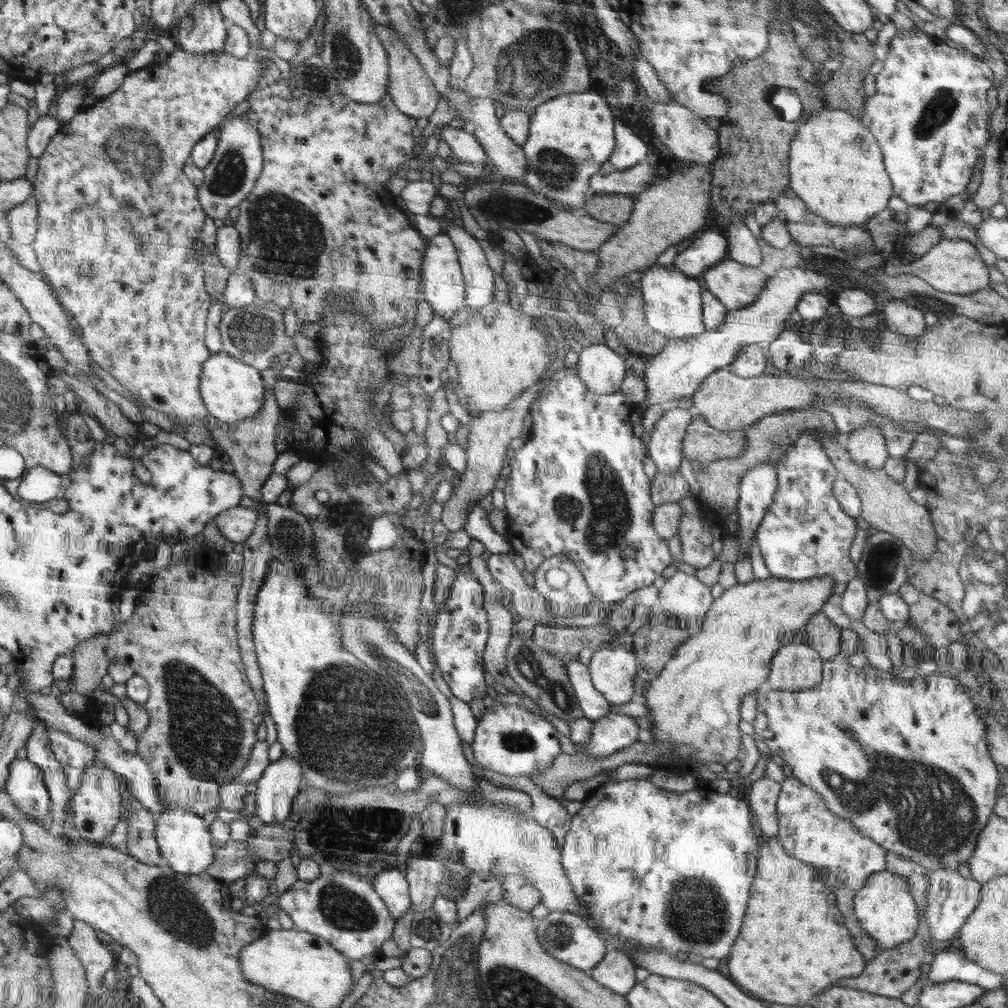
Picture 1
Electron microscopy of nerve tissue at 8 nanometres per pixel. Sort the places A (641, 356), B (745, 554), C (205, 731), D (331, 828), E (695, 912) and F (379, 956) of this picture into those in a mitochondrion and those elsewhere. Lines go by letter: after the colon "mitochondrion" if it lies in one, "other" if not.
A: other
B: other
C: mitochondrion
D: mitochondrion
E: mitochondrion
F: other

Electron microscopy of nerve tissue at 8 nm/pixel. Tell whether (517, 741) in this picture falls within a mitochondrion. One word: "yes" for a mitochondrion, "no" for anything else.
yes

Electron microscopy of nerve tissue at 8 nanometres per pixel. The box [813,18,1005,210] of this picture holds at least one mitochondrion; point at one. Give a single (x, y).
(940, 108)

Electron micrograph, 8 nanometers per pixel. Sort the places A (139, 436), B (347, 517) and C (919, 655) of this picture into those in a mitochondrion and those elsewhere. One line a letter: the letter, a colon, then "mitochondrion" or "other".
A: other
B: mitochondrion
C: other

